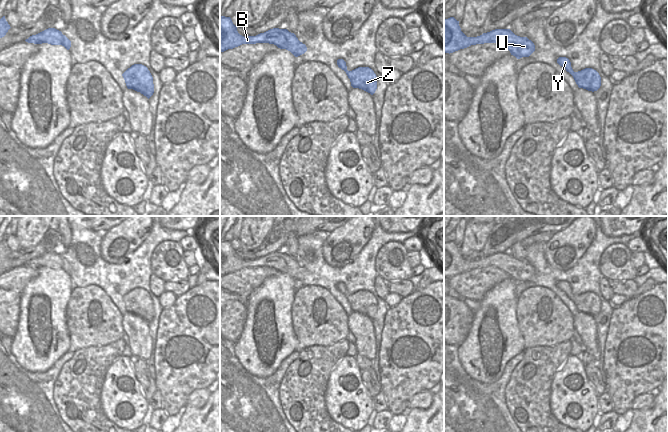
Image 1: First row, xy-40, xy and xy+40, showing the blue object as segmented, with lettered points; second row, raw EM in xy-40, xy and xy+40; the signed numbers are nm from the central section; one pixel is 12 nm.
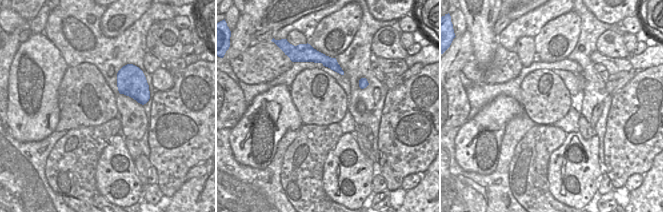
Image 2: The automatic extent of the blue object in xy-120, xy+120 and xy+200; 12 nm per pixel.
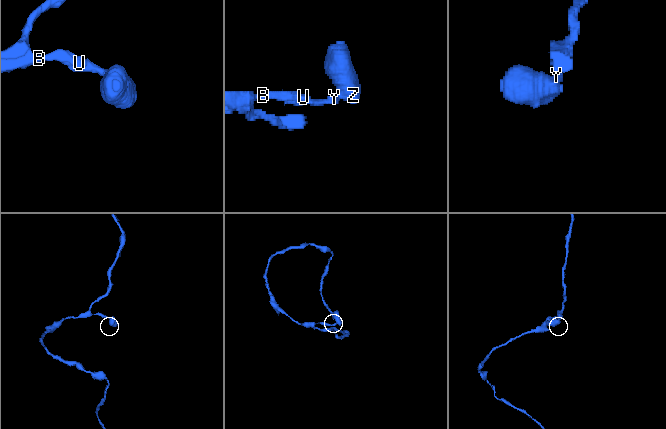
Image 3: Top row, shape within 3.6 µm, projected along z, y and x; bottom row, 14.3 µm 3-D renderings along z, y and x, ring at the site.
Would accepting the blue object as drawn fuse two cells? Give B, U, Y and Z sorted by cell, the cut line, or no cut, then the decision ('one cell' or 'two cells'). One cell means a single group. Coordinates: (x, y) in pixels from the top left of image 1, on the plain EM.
B U Y Z; no cut; one cell

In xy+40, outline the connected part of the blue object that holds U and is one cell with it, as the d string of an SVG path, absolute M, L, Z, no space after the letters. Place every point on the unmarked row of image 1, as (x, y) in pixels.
M454 241L444 243L444 277L453 277L471 269L497 267L508 273L517 283L529 281L535 275L527 261L515 259L510 253L495 253L477 261L467 261Z

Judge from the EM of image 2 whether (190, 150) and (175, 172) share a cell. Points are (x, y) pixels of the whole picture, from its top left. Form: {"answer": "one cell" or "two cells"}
{"answer": "one cell"}

